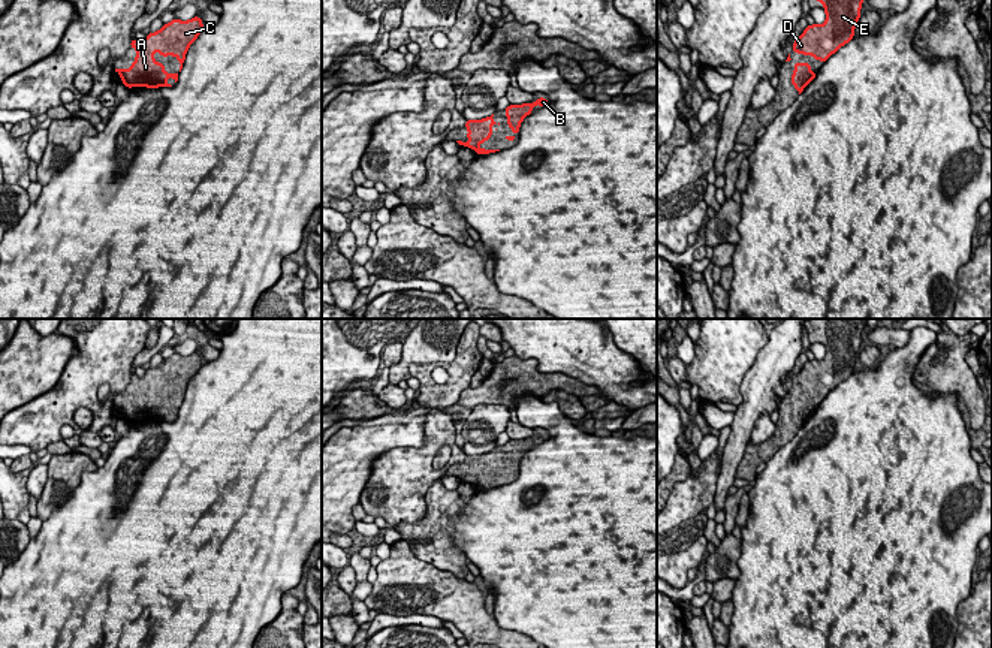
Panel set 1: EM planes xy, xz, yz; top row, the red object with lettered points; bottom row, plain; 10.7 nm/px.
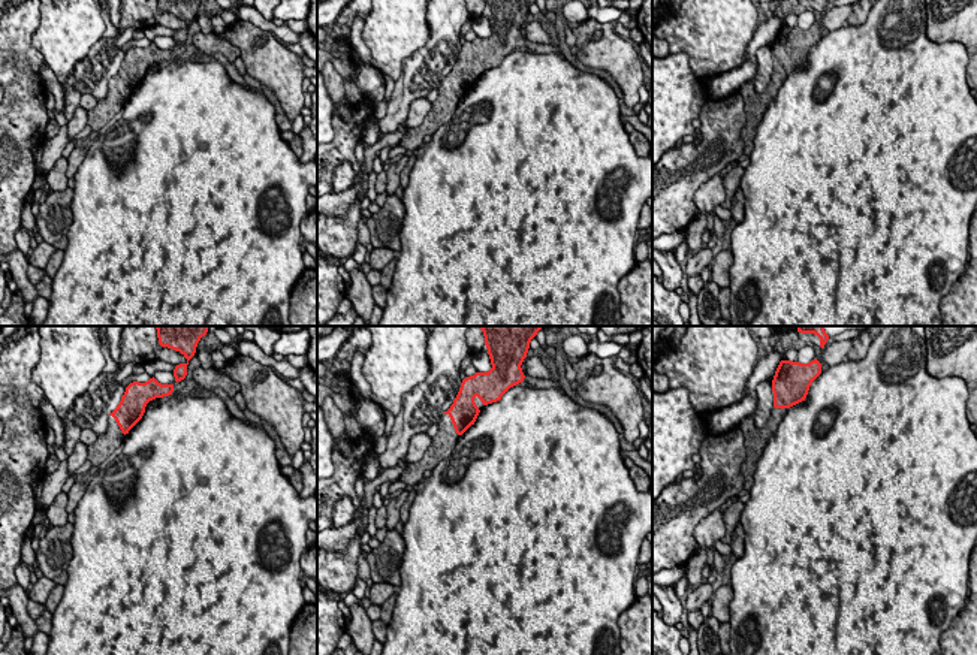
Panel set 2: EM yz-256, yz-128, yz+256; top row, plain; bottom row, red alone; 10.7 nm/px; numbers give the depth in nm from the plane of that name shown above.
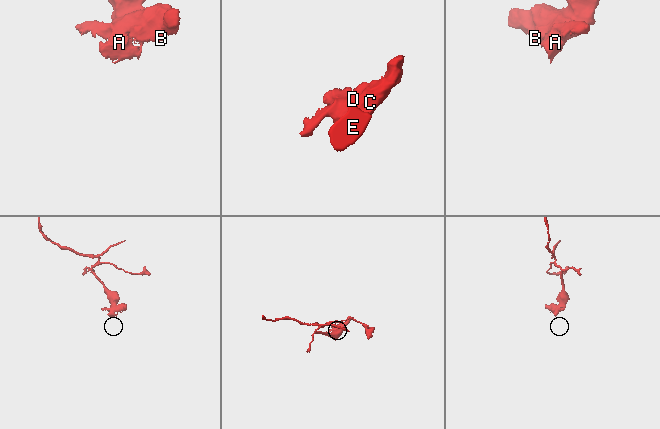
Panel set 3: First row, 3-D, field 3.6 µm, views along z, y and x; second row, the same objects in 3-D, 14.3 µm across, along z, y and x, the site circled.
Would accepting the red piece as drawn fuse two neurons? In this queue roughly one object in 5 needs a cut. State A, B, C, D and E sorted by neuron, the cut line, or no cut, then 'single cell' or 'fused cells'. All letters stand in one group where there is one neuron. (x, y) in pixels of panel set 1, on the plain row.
groups A B C D E; cut none; single cell

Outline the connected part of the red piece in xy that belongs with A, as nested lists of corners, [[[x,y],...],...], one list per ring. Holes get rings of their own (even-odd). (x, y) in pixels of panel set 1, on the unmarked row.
[[[195,352],[189,356],[172,355],[168,359],[156,367],[147,370],[142,377],[132,374],[130,383],[136,385],[136,394],[132,401],[126,404],[115,404],[118,407],[123,421],[127,424],[132,422],[147,422],[147,424],[159,424],[159,422],[172,422],[166,418],[166,413],[174,413],[178,416],[180,407],[183,404],[187,385],[198,374],[200,367],[203,365],[202,355]],[[159,386],[162,392],[174,391],[178,394],[180,407],[178,409],[166,409],[165,398],[157,398],[154,395],[154,388]]]

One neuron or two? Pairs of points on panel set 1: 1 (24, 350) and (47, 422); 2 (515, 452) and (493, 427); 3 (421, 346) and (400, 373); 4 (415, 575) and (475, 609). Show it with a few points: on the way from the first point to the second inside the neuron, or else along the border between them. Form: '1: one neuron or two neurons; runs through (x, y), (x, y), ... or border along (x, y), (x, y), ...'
1: two neurons; border along (63, 371), (50, 389), (15, 409)
2: two neurons; border along (497, 445), (482, 454), (467, 455)
3: one neuron; runs through (415, 352), (403, 367)
4: one neuron; runs through (430, 581), (434, 581), (452, 599), (460, 602)

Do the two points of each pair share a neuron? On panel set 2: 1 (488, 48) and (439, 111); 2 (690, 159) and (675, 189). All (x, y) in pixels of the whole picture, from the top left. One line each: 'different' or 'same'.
1: same
2: same

